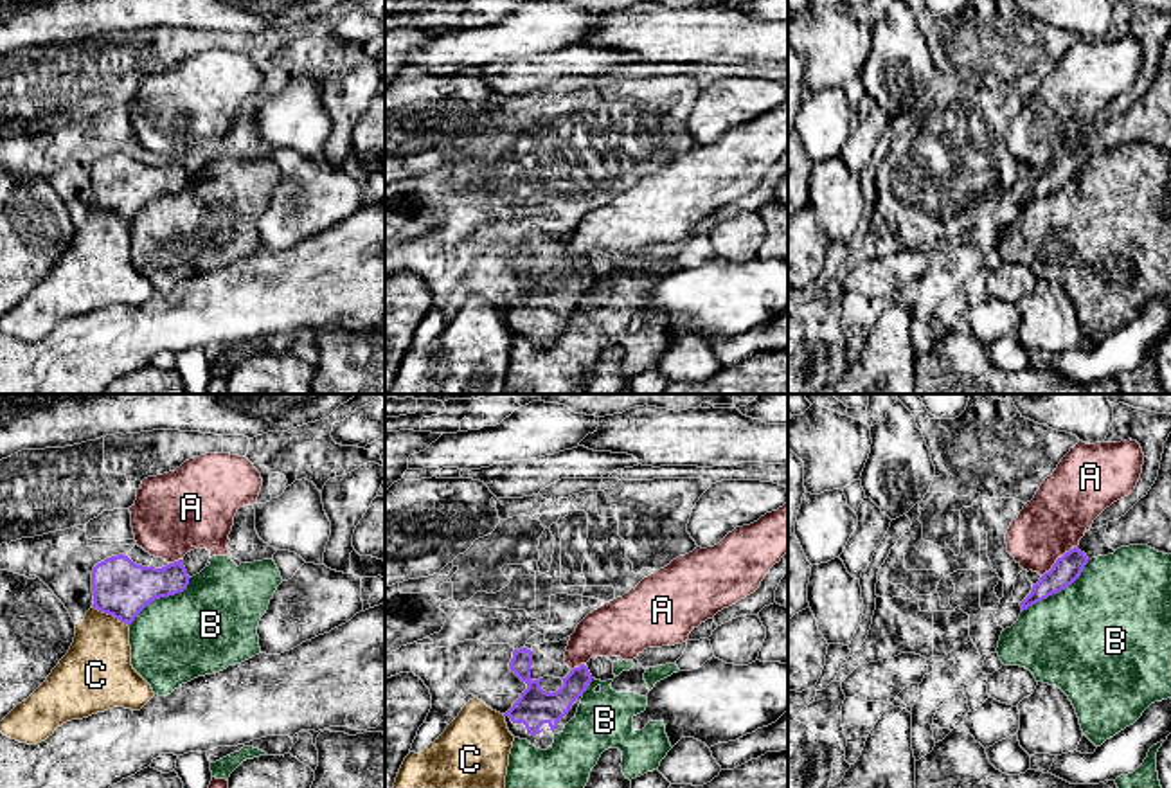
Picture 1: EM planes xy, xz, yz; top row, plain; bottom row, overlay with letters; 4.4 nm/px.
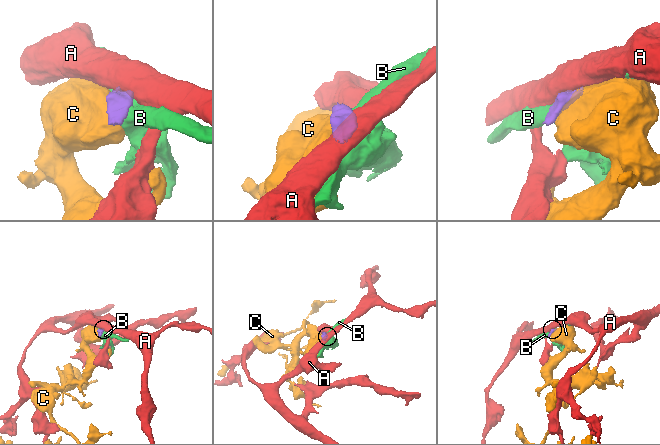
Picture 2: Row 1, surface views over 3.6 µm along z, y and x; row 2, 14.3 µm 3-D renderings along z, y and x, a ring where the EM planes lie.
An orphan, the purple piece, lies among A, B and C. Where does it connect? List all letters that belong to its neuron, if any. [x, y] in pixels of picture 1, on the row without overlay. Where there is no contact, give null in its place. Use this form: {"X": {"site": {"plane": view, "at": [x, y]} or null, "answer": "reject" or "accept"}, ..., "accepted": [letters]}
{"A": {"site": {"plane": "yz", "at": [1056, 159]}, "answer": "reject"}, "B": {"site": {"plane": "yz", "at": [1058, 188]}, "answer": "reject"}, "C": {"site": {"plane": "xy", "at": [110, 211]}, "answer": "reject"}, "accepted": []}

